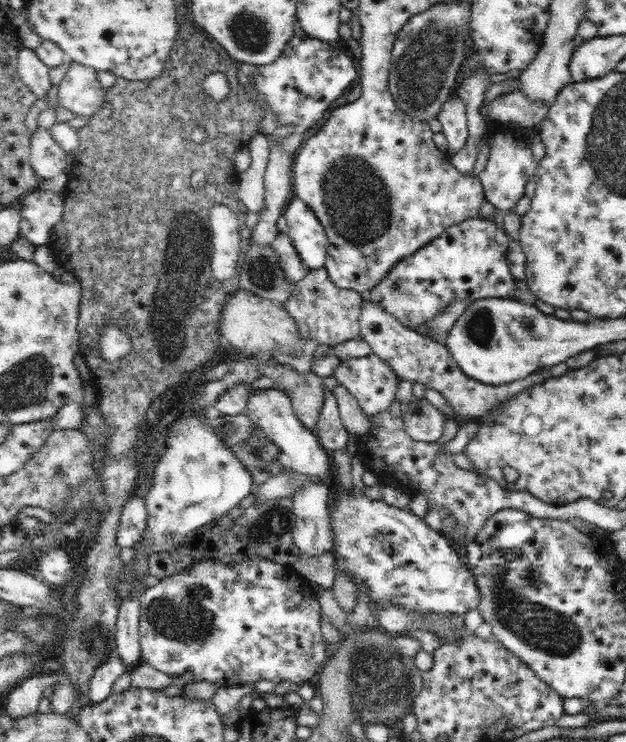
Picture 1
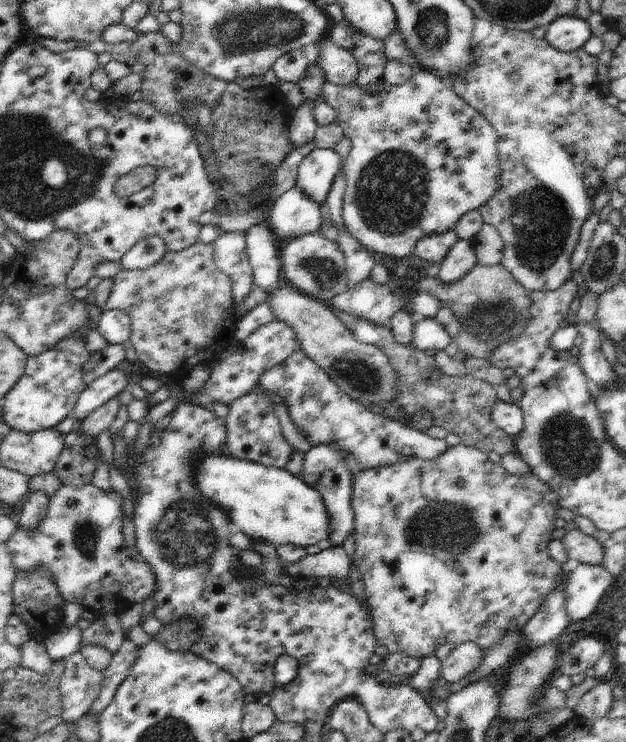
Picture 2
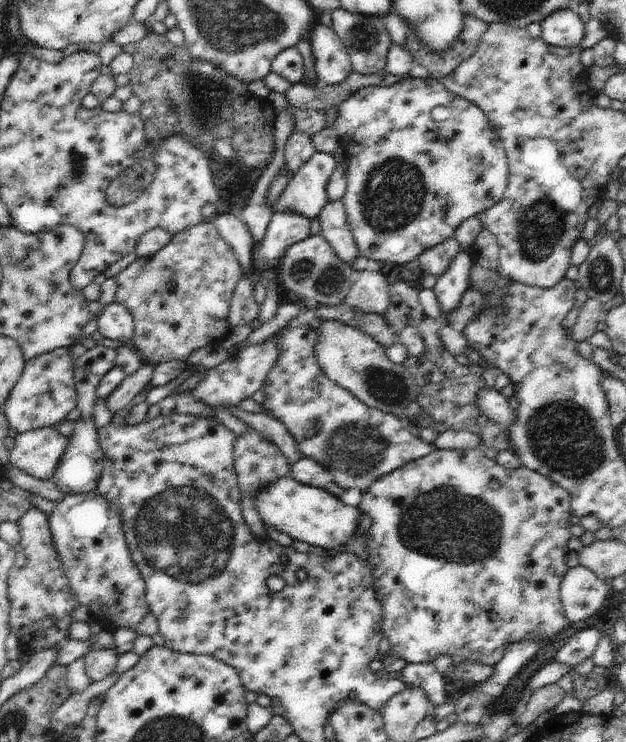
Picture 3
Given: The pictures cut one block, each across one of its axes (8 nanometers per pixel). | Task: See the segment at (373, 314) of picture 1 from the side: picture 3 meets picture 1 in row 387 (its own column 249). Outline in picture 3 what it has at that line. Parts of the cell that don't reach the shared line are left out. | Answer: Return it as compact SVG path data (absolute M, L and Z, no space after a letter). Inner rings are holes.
M245 426L245 430L237 436L235 444L233 444L233 466L235 466L235 472L237 472L237 478L239 478L239 488L241 488L241 508L243 508L243 520L249 528L249 532L261 540L261 542L267 542L267 532L263 528L263 522L259 520L259 514L255 512L255 492L261 490L263 486L279 480L279 478L285 478L289 474L289 462L287 458L281 454L281 450L269 442L267 438L261 436L259 430L251 430L249 426Z

